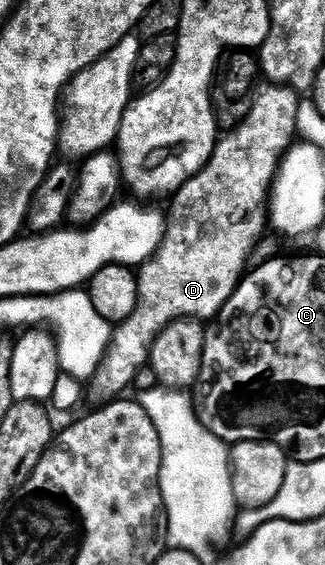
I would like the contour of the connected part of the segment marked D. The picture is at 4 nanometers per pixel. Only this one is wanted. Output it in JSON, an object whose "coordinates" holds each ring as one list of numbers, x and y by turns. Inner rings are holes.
{"coordinates":[[278,83,267,84,255,96,252,111,242,120,241,125,231,128,227,132,230,134,227,137,225,134,217,142,210,160,196,176,186,182,186,201,175,207,174,221,172,217,161,248,141,266,138,273,136,311,132,311,132,315,128,315,128,319,124,319,113,330,110,346,107,347,100,365,101,376,106,376,108,384,129,390,139,371,147,368,154,340,171,322,179,317,213,319,228,303,247,272,246,260,249,259,250,252,257,247,264,227,267,228,268,202,272,196,274,178,278,176,278,166,281,165,282,158,290,152,296,141,299,104,300,99,280,95]]}

